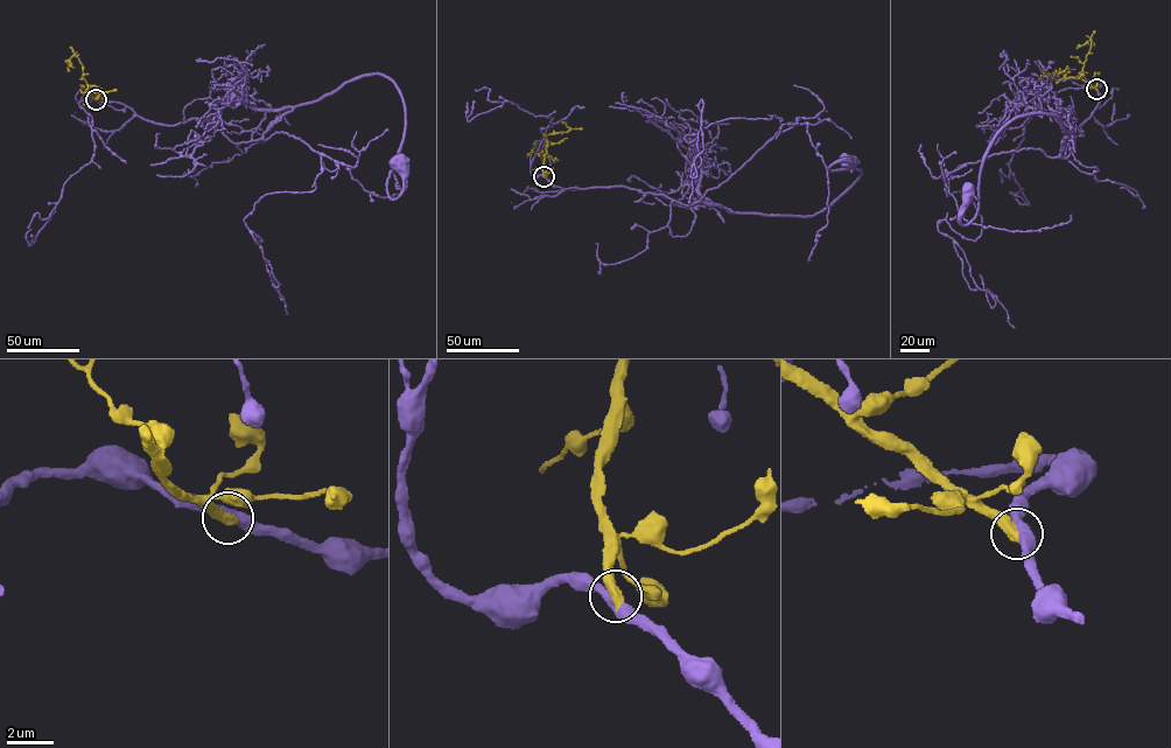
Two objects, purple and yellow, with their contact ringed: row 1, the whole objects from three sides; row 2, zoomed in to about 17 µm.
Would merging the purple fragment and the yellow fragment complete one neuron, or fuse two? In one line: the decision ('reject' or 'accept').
reject

